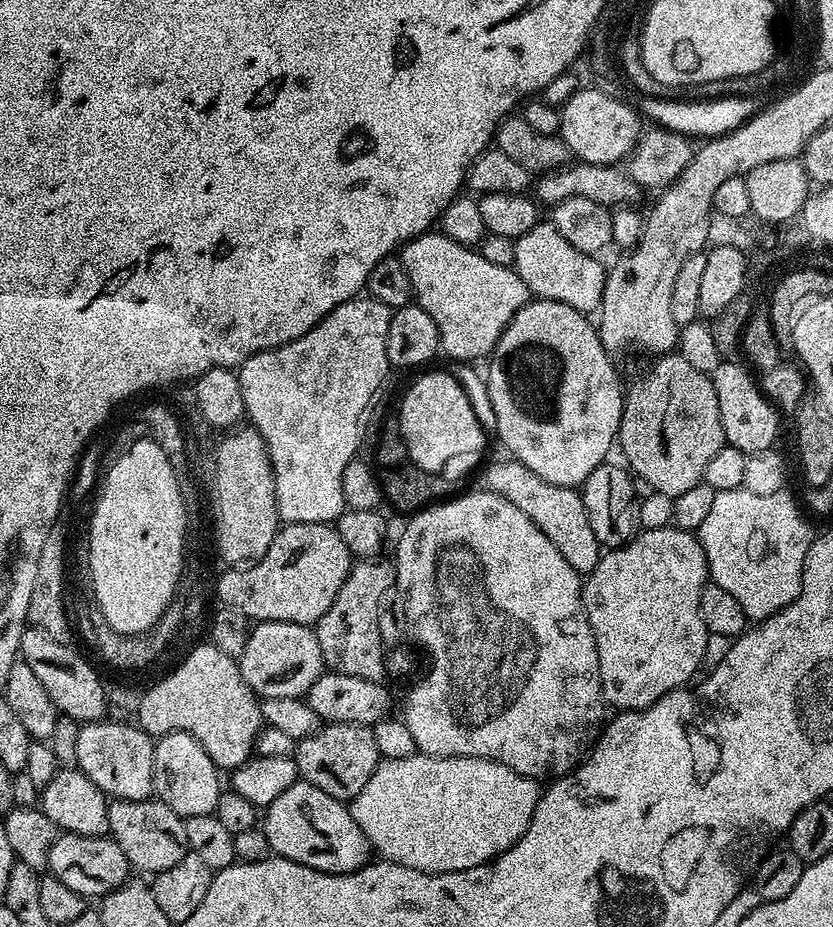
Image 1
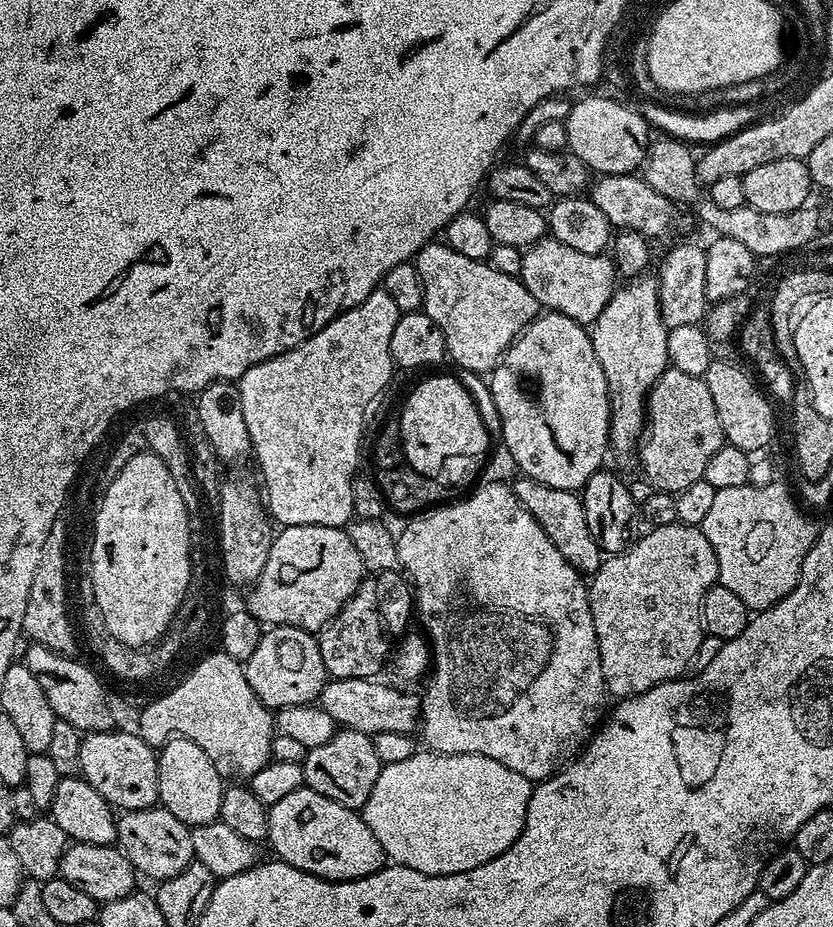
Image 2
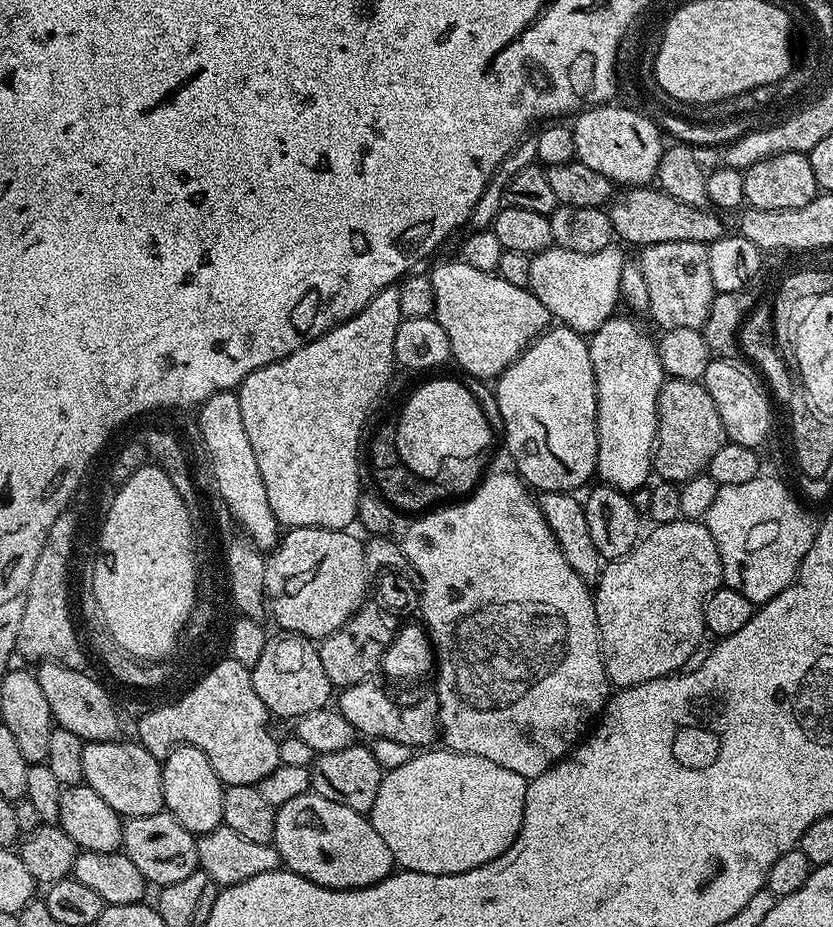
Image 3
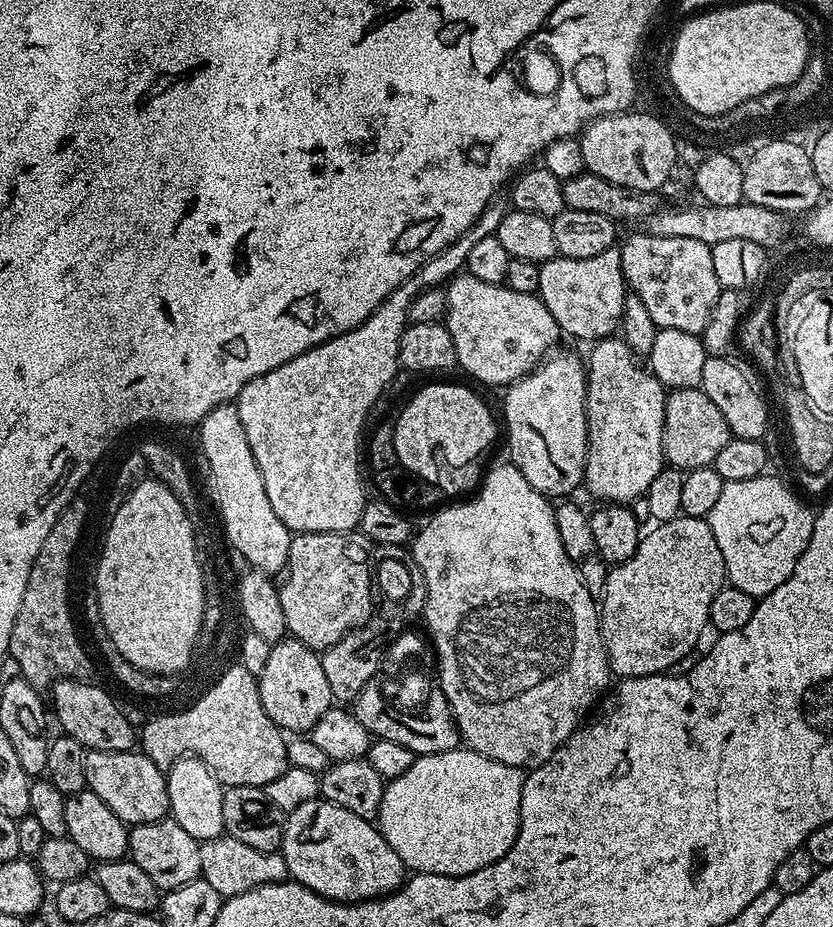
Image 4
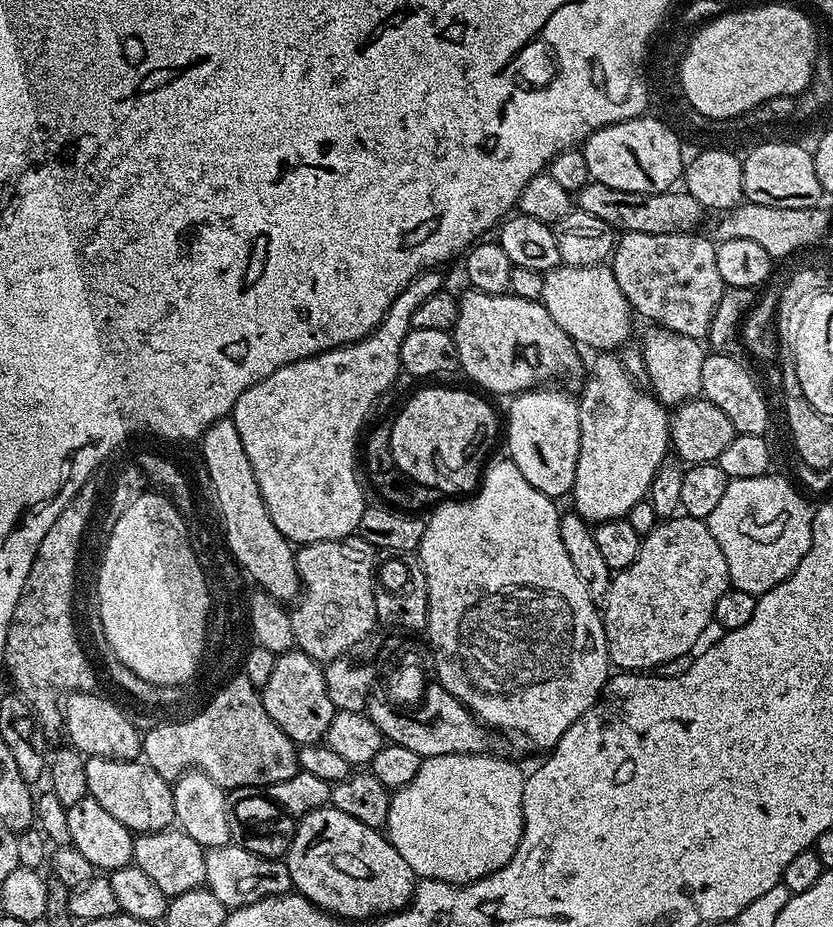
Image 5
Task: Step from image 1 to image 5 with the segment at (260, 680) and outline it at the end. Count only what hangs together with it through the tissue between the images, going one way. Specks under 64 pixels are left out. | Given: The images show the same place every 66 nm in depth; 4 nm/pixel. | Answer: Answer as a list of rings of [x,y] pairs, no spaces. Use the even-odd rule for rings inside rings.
[[[299,650],[277,655],[270,682],[266,682],[262,690],[262,699],[266,714],[270,714],[272,721],[297,746],[320,744],[327,737],[328,727],[337,712],[330,702],[330,694],[326,694],[323,667]]]

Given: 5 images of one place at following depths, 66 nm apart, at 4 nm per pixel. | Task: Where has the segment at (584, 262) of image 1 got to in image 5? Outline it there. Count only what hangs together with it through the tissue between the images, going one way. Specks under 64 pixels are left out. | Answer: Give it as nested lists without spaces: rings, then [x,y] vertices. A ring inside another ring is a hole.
[[[607,263],[551,268],[544,273],[540,303],[577,345],[600,348],[596,350],[616,350],[619,344],[627,342],[632,332],[634,313],[615,282]]]

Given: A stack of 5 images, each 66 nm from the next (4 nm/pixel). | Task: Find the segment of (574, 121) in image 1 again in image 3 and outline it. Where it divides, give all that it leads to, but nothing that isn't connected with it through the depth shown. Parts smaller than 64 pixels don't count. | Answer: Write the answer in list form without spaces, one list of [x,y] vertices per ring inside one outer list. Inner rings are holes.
[[[612,102],[583,109],[575,117],[576,124],[571,125],[576,159],[590,166],[590,170],[598,170],[610,178],[613,185],[651,185],[656,179],[658,162],[664,153],[666,141],[657,121],[652,121],[646,115],[643,111],[626,110]]]

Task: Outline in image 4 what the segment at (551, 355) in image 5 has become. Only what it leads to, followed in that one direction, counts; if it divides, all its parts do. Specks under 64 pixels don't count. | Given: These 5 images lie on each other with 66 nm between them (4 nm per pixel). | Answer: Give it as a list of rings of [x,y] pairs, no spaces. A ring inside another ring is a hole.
[[[457,274],[447,281],[448,310],[446,327],[450,338],[454,338],[457,365],[465,368],[476,380],[484,384],[504,384],[511,386],[523,376],[539,368],[542,361],[553,351],[556,339],[561,339],[560,327],[554,322],[554,314],[546,310],[539,295],[518,294],[504,284],[478,282],[478,278],[467,274]]]

